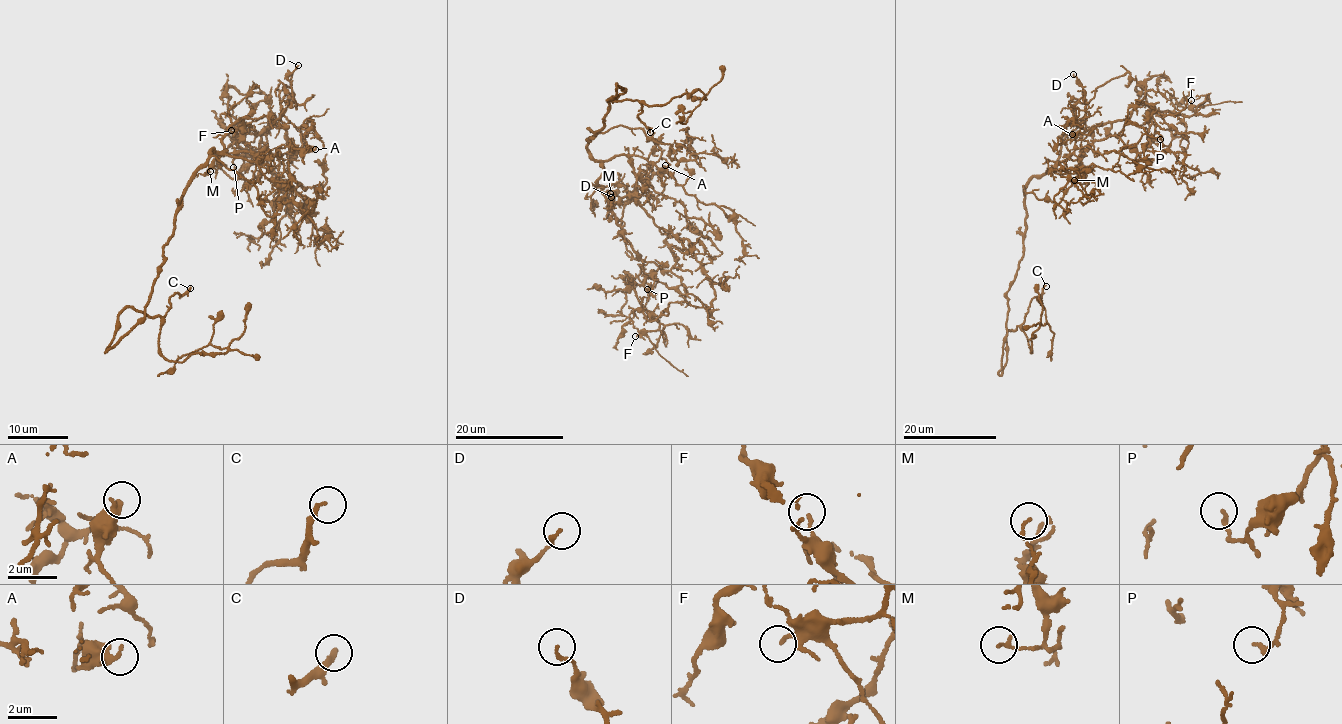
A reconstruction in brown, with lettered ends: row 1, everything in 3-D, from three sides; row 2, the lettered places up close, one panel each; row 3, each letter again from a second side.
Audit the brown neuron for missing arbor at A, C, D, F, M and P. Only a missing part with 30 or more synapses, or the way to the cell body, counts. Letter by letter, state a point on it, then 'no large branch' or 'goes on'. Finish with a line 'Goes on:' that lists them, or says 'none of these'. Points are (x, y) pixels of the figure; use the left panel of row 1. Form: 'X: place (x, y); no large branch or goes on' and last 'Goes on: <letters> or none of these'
A: place (315, 149); no large branch
C: place (190, 288); goes on
D: place (298, 65); no large branch
F: place (231, 130); no large branch
M: place (210, 171); no large branch
P: place (233, 167); no large branch
Goes on: C

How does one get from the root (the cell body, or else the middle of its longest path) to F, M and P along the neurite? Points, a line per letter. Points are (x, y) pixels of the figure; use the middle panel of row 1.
F: (597, 130), (586, 140), (602, 170), (595, 185), (640, 256), (645, 281), (635, 295), (659, 323), (635, 336)
M: (597, 130), (586, 140), (593, 159), (629, 157), (636, 177), (635, 191), (610, 205), (610, 193)
P: (597, 130), (586, 140), (602, 170), (595, 185), (640, 256), (643, 273), (655, 278), (647, 289)

